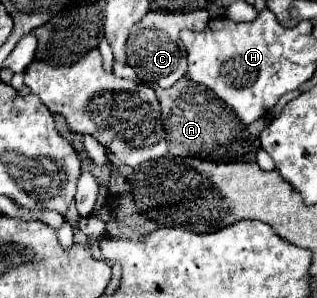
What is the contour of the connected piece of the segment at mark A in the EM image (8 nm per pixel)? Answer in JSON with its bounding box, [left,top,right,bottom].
[155,75,267,163]

